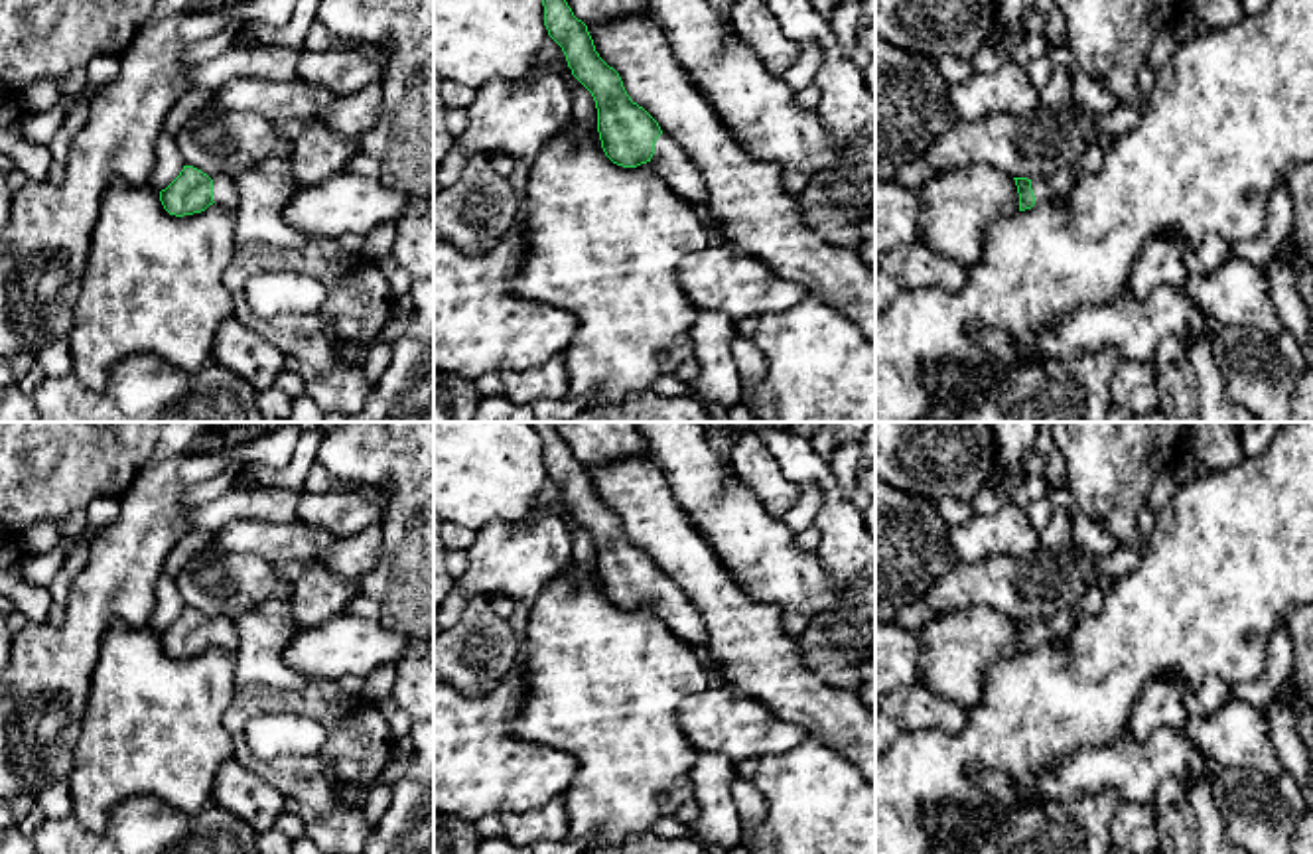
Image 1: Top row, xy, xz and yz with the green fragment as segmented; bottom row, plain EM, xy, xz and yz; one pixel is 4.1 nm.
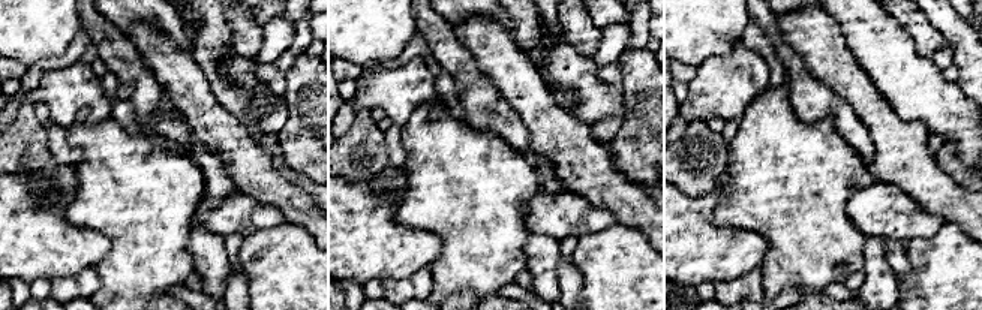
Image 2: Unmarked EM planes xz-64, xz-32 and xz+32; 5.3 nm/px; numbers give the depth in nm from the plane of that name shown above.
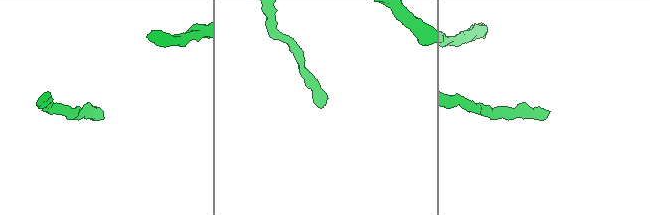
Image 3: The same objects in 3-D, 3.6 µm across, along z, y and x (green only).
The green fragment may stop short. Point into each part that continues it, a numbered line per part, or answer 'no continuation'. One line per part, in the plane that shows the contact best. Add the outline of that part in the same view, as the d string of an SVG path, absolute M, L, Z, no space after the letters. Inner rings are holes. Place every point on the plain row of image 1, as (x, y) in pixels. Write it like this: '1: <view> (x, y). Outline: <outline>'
1: xz (671, 606). Outline: M660 576L655 584L655 596L651 600L653 613L684 643L698 653L706 653L708 637L702 615L690 604L680 586Z

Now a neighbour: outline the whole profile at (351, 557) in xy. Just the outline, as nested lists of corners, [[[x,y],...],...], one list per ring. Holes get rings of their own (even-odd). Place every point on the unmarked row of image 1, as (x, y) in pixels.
[[[380,523],[363,529],[357,534],[339,538],[323,556],[329,572],[345,580],[363,580],[363,576],[379,562],[382,552]]]

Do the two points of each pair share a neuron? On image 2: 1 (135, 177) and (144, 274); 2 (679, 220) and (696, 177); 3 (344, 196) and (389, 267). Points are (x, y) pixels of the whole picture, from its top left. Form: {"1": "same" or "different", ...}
{"1": "same", "2": "different", "3": "same"}

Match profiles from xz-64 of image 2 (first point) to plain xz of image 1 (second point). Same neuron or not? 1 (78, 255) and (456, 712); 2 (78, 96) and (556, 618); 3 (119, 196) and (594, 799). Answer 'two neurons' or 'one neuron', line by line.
1: one neuron
2: two neurons
3: one neuron

